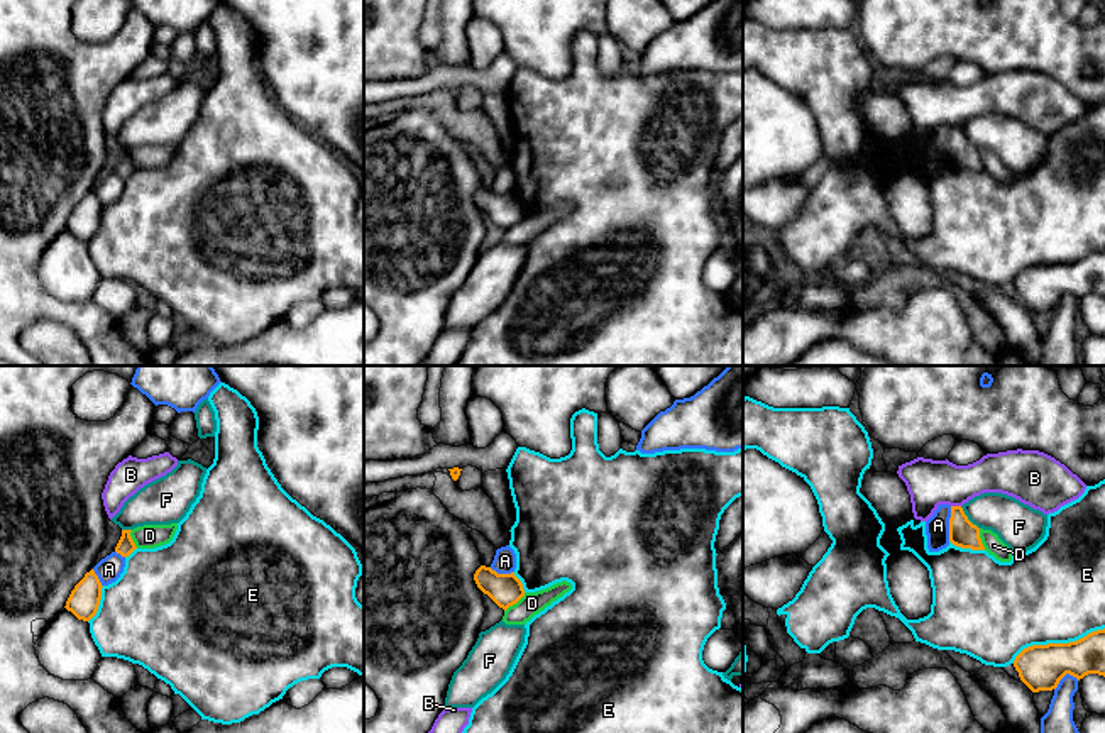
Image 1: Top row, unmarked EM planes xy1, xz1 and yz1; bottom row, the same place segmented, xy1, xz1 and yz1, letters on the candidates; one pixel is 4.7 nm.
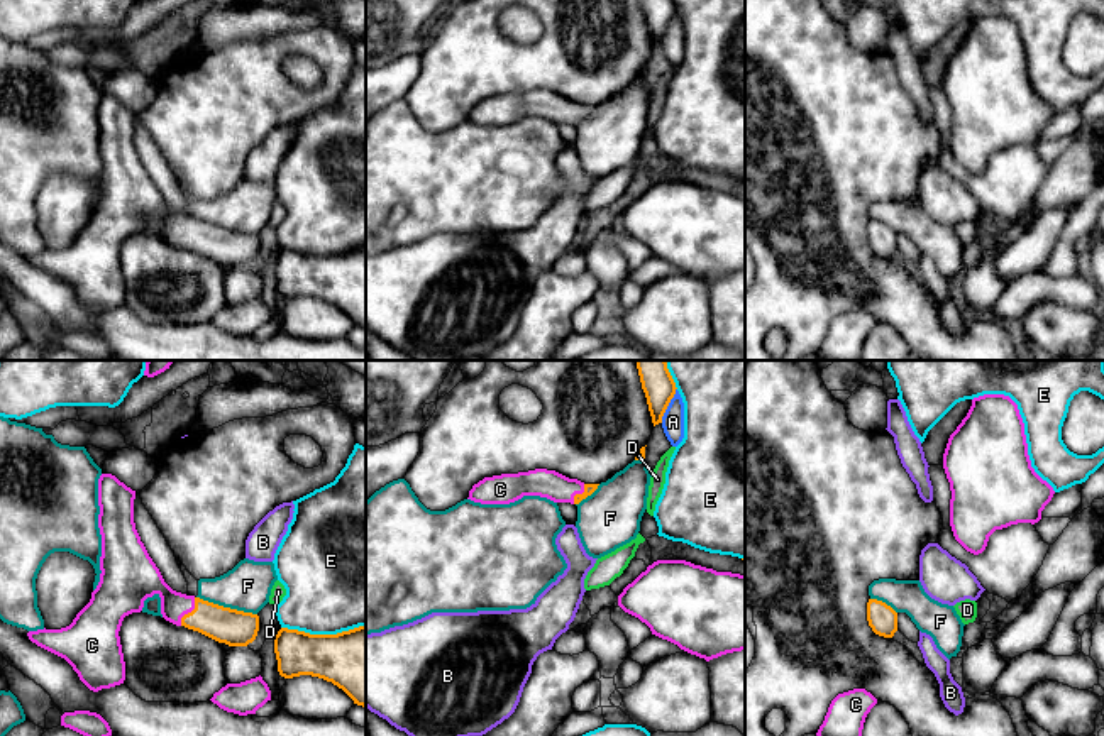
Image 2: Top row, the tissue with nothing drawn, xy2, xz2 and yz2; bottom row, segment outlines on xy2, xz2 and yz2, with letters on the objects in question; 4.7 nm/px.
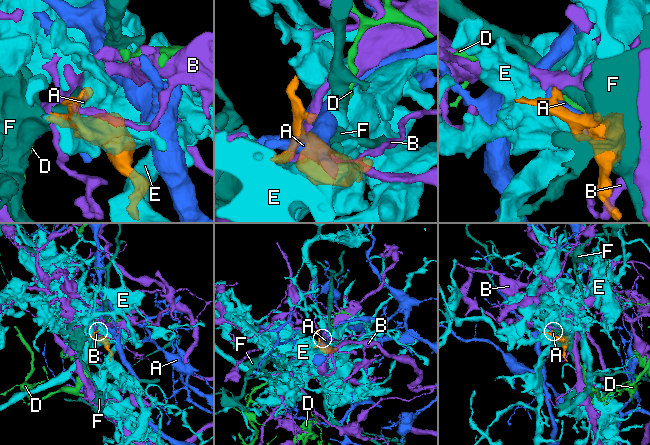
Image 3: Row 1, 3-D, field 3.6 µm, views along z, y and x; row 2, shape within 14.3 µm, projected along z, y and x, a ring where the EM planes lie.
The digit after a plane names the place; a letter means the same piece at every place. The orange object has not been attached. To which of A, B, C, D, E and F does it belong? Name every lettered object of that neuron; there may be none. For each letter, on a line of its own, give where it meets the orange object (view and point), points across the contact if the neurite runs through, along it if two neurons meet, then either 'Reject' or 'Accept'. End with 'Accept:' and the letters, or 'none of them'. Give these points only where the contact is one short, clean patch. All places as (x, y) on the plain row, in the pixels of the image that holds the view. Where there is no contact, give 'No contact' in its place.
A: Touches orange at yz1 (950, 144). Reject
B: Touches orange at yz1 (956, 127). Boundary: yz1 (951, 126), (960, 127). Reject
C: Touches orange at xy2 (188, 234). Accept
D: Touches orange at xz1 (515, 224). Boundary: xz1 (525, 214), (505, 232). Reject
E: Touches orange at yz1 (1056, 264). Reject
F: Touches orange at xy2 (227, 229). Reject
Accept: C

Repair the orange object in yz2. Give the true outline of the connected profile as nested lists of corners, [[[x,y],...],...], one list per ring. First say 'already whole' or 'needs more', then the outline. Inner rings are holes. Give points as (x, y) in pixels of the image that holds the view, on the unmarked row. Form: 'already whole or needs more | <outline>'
already whole | [[[869,220],[867,242],[879,257],[892,259],[897,252],[897,233],[882,222]]]

